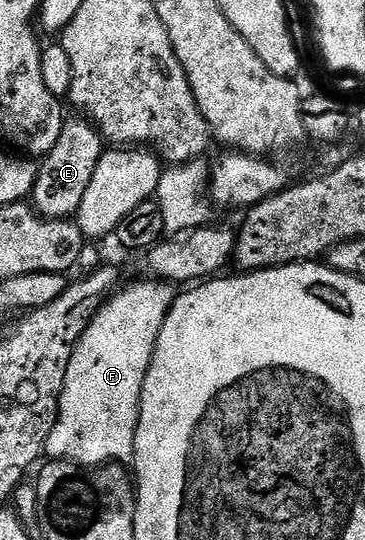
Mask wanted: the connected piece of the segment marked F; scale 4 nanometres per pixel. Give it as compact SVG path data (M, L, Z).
M148 282L122 286L110 295L77 343L67 365L58 417L45 445L44 454L50 460L78 463L81 467L100 467L114 461L125 465L132 460L141 390L163 321L175 298L170 284Z

